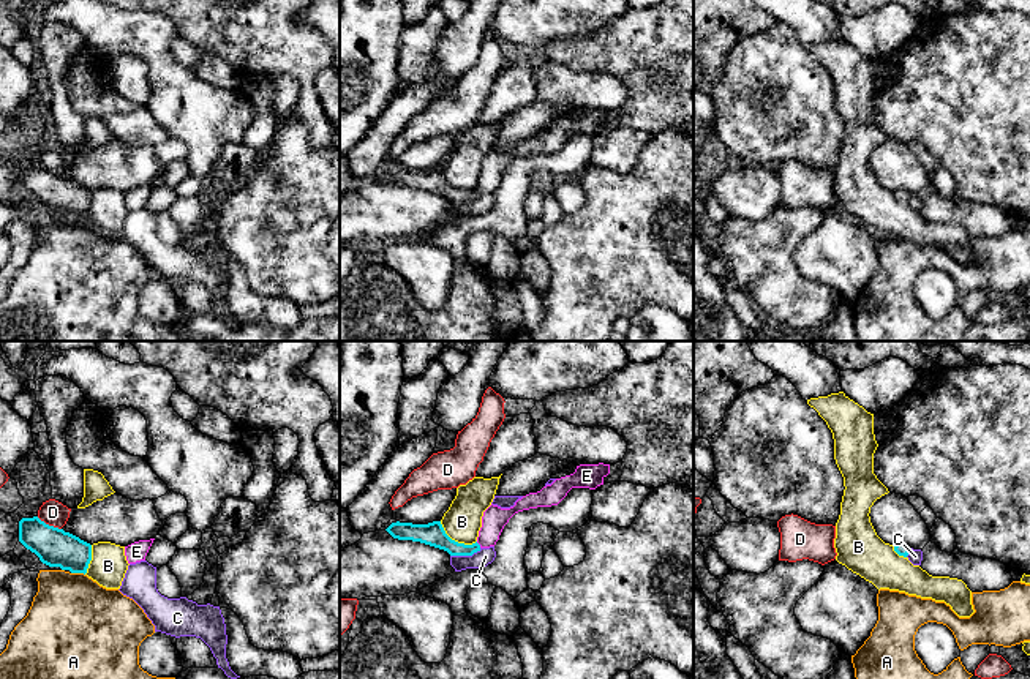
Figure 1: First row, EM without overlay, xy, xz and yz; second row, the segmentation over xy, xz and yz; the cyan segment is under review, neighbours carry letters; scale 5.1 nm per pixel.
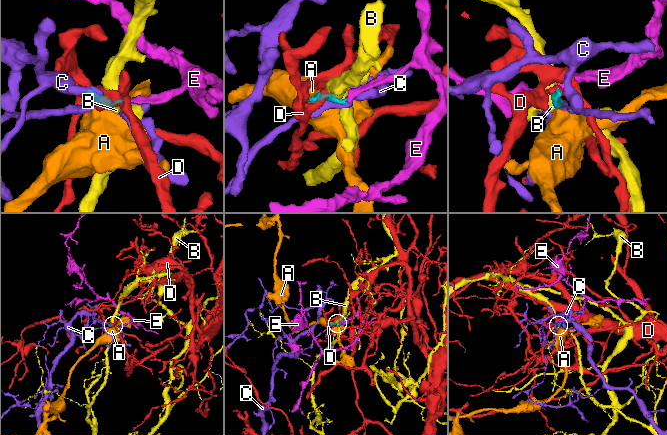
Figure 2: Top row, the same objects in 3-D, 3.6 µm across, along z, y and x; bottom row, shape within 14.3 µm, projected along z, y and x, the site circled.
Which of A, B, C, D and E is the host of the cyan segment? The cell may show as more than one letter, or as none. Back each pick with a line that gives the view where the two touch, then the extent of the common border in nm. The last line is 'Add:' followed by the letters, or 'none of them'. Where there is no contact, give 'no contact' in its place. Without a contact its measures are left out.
E: contact in xz; length 40 nm
Add: E

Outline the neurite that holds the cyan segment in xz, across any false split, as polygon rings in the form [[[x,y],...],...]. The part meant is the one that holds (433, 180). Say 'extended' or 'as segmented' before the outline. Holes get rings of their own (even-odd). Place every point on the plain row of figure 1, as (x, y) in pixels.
extended | [[[580,111],[575,118],[561,125],[556,125],[551,131],[543,133],[537,139],[529,139],[518,145],[513,153],[501,155],[498,152],[490,152],[482,163],[482,174],[479,177],[477,188],[472,191],[464,191],[452,186],[441,167],[433,167],[428,171],[412,171],[412,169],[392,169],[385,177],[398,186],[420,188],[439,196],[447,197],[450,202],[472,202],[482,194],[494,193],[499,182],[509,166],[523,156],[537,153],[558,152],[572,134],[589,134],[596,136],[603,131],[603,125],[610,120],[610,111]]]

